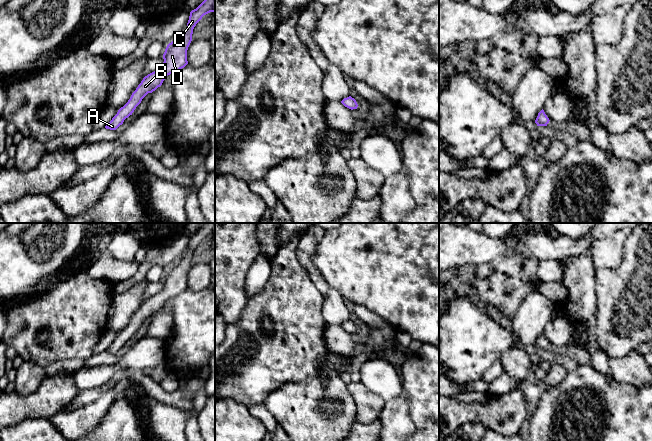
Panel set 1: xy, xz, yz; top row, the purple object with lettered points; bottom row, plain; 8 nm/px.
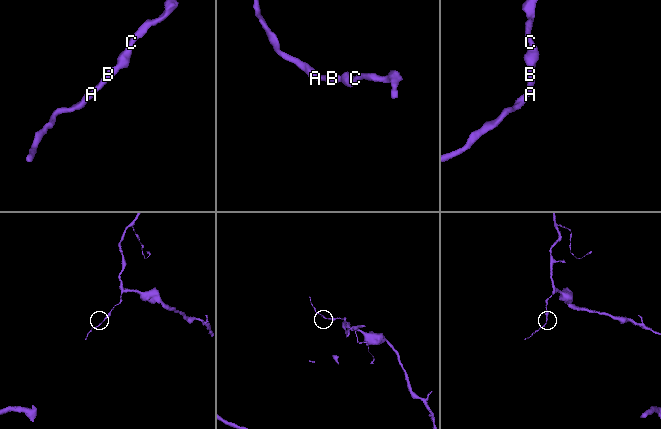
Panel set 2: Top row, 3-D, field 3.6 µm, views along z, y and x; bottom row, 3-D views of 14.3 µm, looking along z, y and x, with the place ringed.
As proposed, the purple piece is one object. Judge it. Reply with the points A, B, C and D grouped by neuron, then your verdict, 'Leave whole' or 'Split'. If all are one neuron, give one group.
Groups: A B C D. Leave whole

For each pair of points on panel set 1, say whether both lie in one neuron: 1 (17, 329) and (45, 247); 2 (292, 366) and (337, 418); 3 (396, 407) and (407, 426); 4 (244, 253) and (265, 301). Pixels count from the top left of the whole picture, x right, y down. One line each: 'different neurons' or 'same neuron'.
1: different neurons
2: different neurons
3: same neuron
4: different neurons

